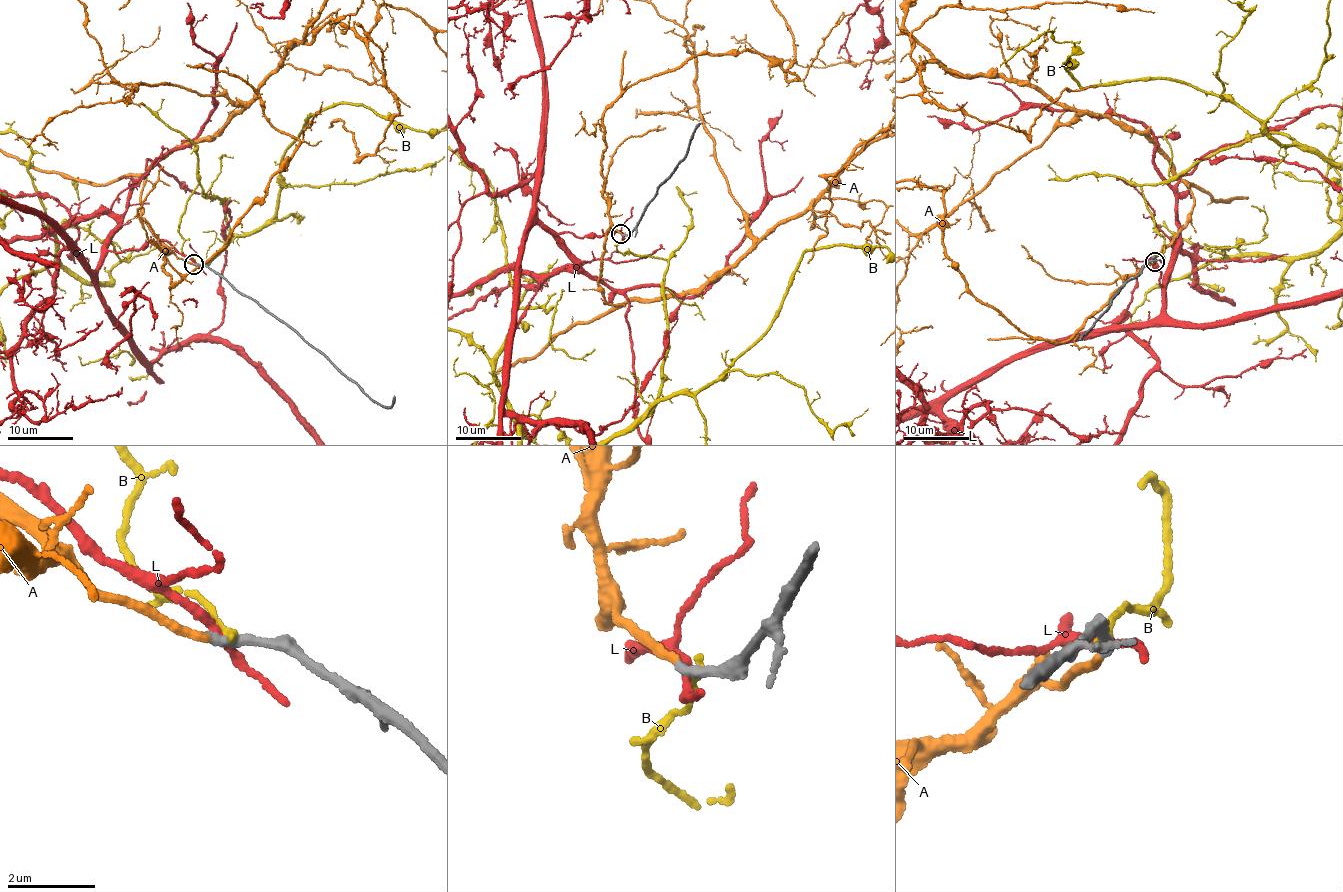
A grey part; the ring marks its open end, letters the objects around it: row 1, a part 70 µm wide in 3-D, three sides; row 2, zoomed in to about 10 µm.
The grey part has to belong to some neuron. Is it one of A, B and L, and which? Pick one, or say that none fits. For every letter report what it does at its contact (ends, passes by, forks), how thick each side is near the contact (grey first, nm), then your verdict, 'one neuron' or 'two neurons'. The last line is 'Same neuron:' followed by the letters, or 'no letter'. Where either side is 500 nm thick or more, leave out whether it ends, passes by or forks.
A: it ends | 240/180 nm | one neuron
B: it ends | 280/130 nm | two neurons
L: it passes by | 240/200 nm | two neurons
Same neuron: A

